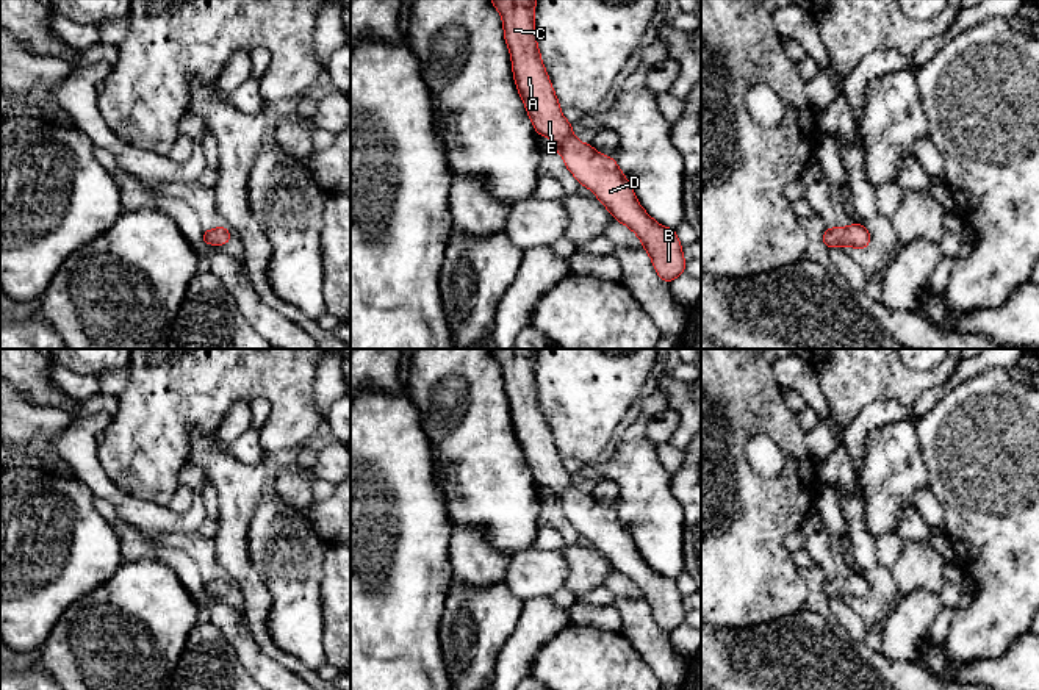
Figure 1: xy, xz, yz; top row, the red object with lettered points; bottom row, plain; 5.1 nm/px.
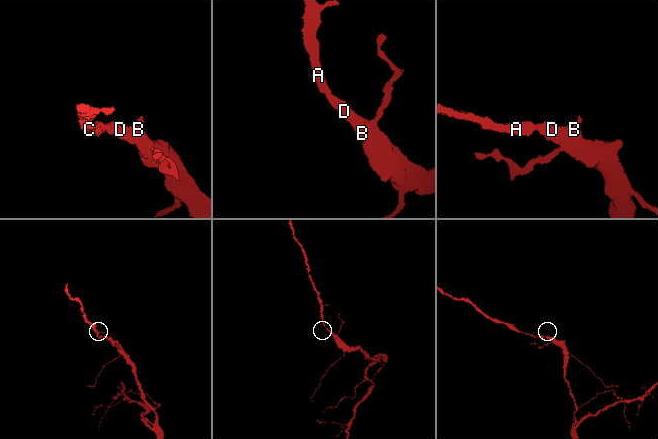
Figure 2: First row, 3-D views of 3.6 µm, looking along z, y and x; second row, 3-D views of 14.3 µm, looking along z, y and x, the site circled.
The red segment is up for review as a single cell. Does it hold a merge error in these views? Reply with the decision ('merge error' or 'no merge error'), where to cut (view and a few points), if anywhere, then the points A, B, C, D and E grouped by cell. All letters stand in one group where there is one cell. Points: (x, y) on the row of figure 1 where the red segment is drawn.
no merge error | no cut | A B C D E

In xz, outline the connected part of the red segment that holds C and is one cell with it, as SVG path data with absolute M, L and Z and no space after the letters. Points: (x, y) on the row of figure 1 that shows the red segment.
M491 0L493 6L502 16L504 38L512 56L512 70L516 89L524 102L526 111L538 136L549 136L554 149L565 161L568 171L576 177L579 185L595 192L598 200L612 213L615 221L627 225L643 244L643 249L653 260L657 275L667 283L684 274L685 260L682 244L674 228L657 224L638 203L629 180L620 171L613 156L596 152L591 144L584 144L574 138L571 124L563 117L560 103L546 74L535 36L535 2L537 0Z

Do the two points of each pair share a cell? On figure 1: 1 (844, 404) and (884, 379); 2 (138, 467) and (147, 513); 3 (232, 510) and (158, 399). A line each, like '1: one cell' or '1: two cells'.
1: one cell
2: two cells
3: two cells

